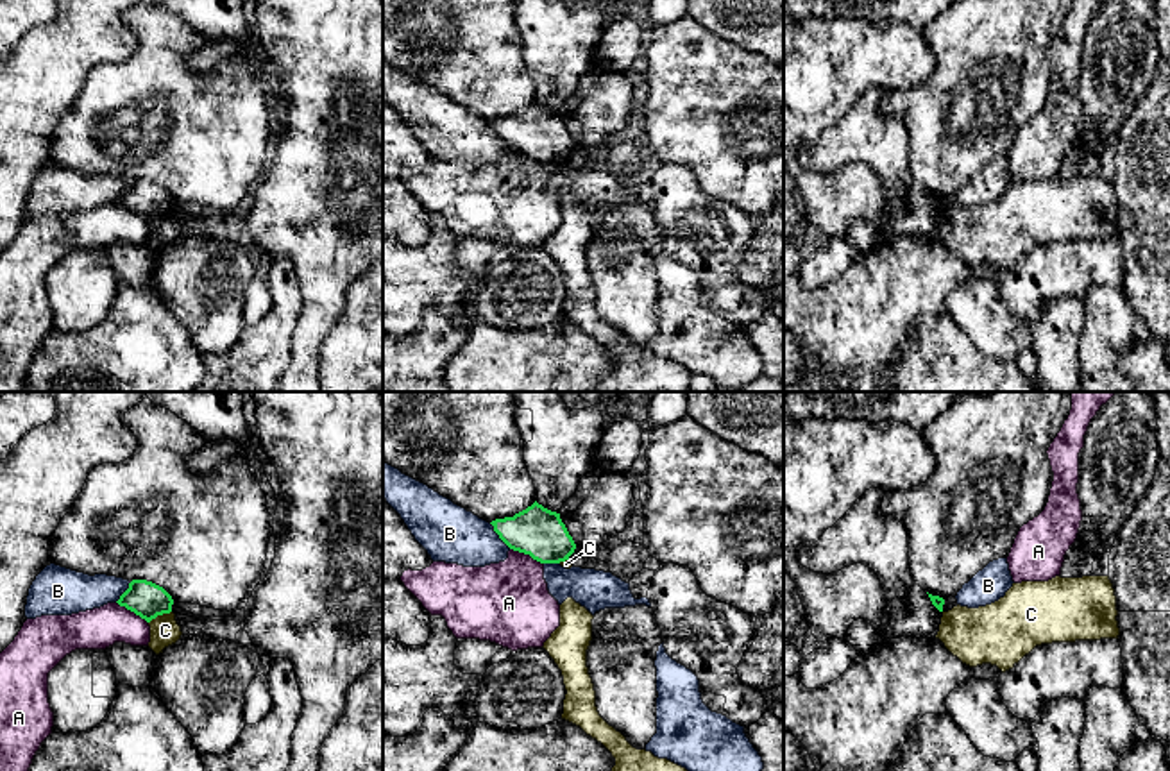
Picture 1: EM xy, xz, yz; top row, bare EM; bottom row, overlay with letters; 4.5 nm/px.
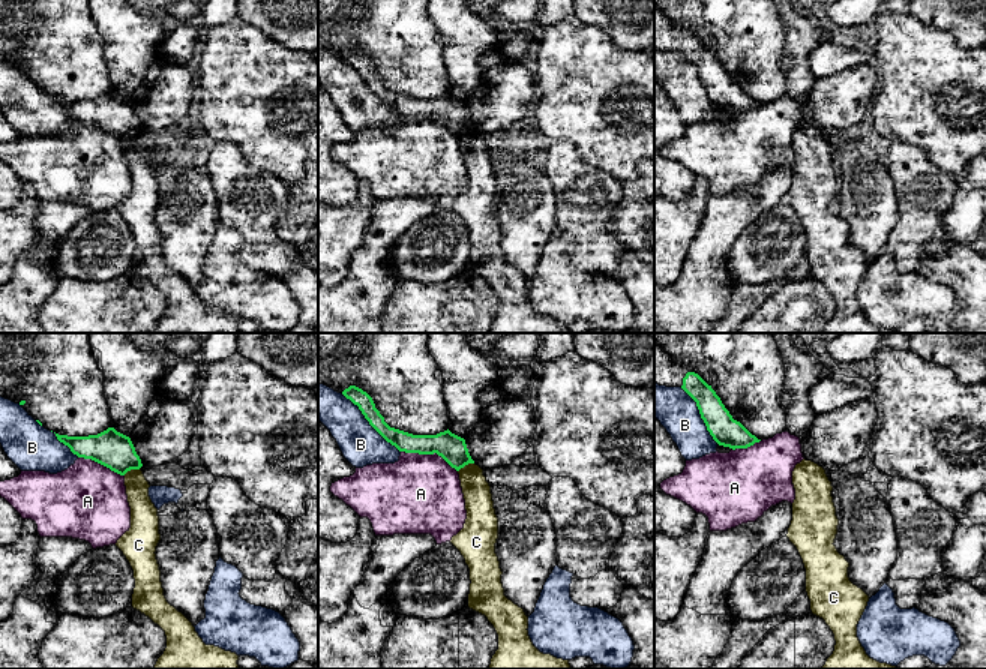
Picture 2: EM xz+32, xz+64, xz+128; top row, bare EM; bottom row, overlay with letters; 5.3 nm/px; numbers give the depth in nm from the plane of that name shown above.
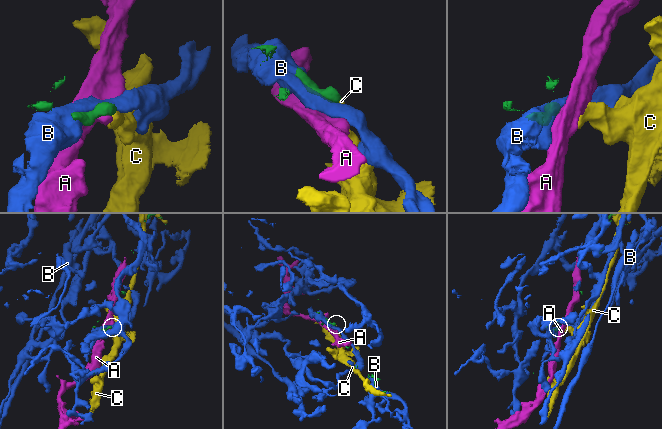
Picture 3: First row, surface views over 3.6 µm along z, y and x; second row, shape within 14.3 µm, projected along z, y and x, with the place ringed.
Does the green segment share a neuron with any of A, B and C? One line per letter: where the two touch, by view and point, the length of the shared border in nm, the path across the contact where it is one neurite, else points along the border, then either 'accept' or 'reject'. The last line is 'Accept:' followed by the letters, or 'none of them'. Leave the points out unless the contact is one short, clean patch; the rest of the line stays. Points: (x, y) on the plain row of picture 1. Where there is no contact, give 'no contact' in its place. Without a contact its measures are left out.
A: contact xz (526, 152); length 170 nm; border xz (510, 147), (528, 152), (542, 163); reject
B: contact xz (498, 133); length 160 nm; reject
C: contact xy (160, 213); length 120 nm; border xy (170, 210), (149, 222); reject
Accept: none of them

